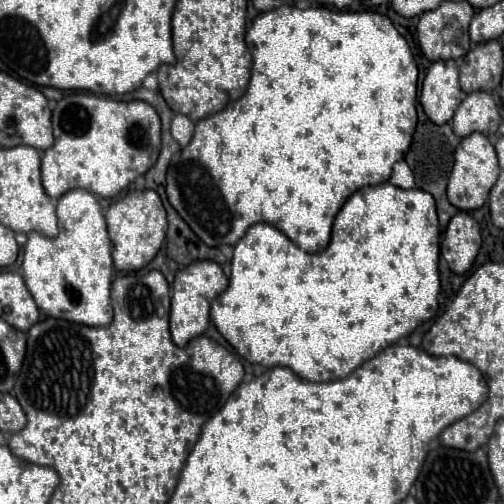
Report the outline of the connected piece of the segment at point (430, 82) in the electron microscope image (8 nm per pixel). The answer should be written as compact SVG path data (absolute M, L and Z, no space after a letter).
M437 61L427 69L423 89L421 89L421 107L425 115L437 123L447 123L457 105L463 99L459 87L459 69L455 61Z

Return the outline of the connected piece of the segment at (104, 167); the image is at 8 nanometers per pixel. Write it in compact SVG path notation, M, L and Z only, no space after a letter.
M73 91L53 109L55 145L41 157L43 187L49 197L59 199L71 189L87 189L101 197L115 197L127 189L139 175L147 173L161 151L161 121L157 111L145 101L119 101L108 96Z

